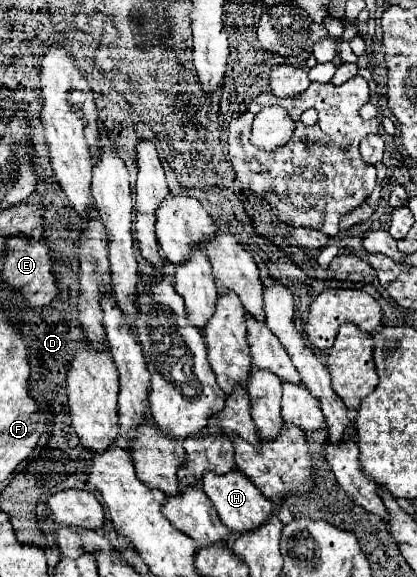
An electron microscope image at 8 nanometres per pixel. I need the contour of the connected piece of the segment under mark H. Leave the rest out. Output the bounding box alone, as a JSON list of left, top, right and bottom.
[203,469,273,533]

